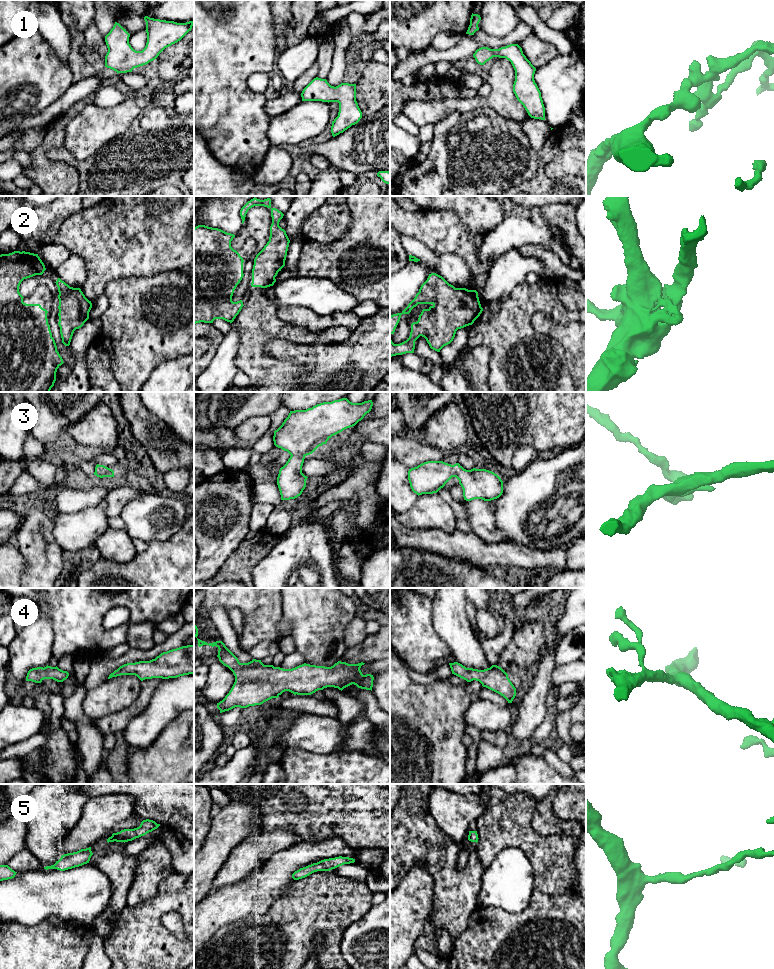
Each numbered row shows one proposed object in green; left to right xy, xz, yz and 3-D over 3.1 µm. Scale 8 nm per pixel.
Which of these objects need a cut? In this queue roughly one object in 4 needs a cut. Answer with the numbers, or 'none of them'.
none of them

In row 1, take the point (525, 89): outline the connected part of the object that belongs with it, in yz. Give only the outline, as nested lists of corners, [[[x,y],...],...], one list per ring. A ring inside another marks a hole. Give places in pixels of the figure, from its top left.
[[[510,44],[499,49],[481,47],[475,51],[473,57],[480,65],[484,65],[493,57],[509,60],[515,70],[513,92],[517,100],[531,118],[545,120],[545,107],[541,92],[534,80],[536,68],[526,58],[518,44]]]

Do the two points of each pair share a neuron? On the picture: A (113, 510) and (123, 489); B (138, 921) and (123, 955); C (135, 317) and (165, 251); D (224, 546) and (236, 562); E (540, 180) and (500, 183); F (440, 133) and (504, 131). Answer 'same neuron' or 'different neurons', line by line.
A: same neuron
B: same neuron
C: different neurons
D: different neurons
E: different neurons
F: different neurons

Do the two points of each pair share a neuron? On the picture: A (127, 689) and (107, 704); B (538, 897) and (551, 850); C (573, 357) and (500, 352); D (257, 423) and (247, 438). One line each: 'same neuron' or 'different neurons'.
A: same neuron
B: different neurons
C: different neurons
D: same neuron

